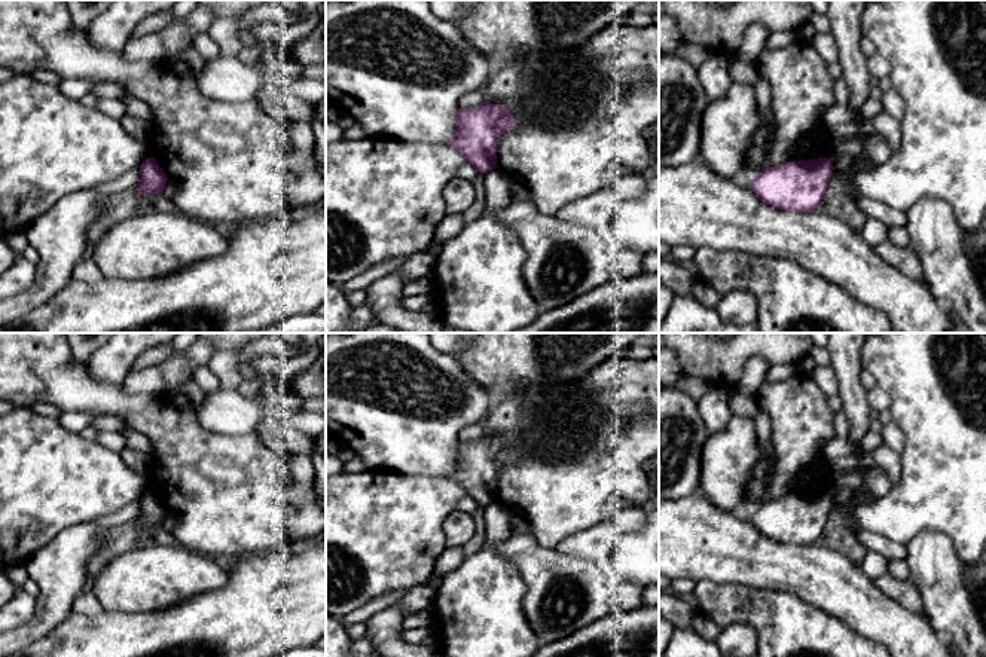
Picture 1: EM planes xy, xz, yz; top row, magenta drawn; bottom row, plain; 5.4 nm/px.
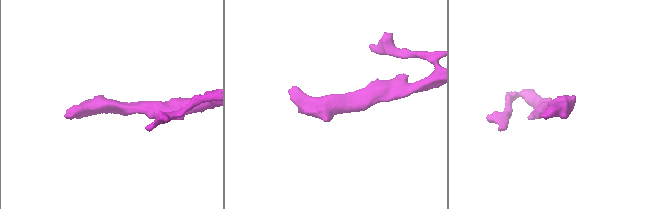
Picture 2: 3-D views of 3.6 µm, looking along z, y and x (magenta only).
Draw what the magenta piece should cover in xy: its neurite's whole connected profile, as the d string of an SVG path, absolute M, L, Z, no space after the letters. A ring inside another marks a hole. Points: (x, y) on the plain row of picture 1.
M147 491L140 498L140 513L134 519L141 529L152 529L155 526L164 526L168 510L158 498L155 491Z

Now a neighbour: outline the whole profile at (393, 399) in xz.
M326 333L326 433L348 446L367 468L442 477L455 468L460 431L480 422L489 391L471 379L454 354L439 352L428 333Z

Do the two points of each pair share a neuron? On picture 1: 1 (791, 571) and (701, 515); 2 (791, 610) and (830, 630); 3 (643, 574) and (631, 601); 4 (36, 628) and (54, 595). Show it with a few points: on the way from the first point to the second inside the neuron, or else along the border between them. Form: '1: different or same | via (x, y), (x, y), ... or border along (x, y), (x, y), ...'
1: same | via (769, 565), (742, 556), (723, 537)
2: same | via (800, 619), (812, 630), (821, 630)
3: different | border along (623, 577), (643, 587)
4: same | via (43, 620), (54, 602)

